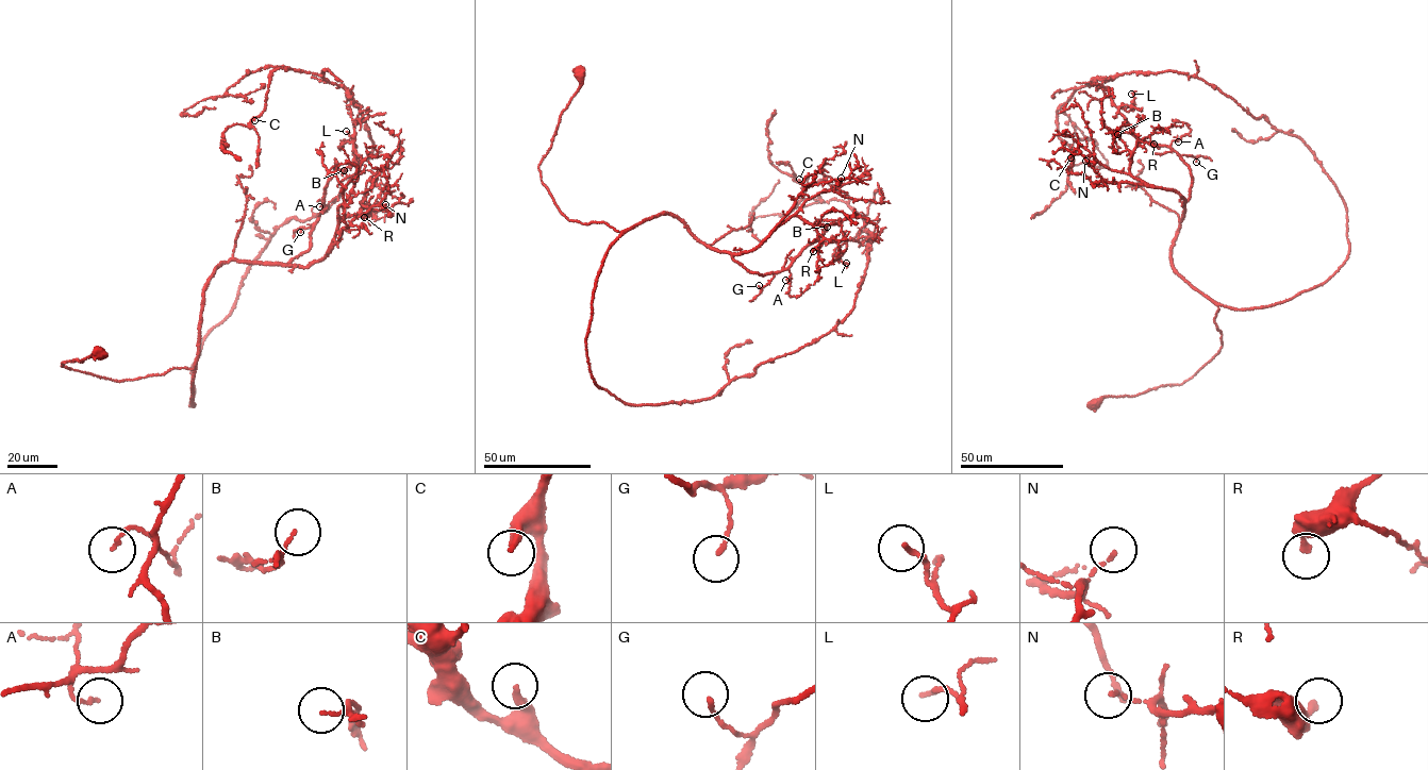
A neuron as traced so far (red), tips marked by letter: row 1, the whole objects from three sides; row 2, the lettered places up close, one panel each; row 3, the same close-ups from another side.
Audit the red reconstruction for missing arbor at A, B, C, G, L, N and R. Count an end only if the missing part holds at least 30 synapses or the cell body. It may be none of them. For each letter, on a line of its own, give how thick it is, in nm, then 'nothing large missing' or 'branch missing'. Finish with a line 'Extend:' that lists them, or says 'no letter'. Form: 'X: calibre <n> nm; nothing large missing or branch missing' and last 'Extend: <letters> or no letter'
A: calibre 120 nm; nothing large missing
B: calibre 70 nm; nothing large missing
C: calibre 260 nm; nothing large missing
G: calibre 130 nm; nothing large missing
L: calibre 170 nm; nothing large missing
N: calibre 100 nm; nothing large missing
R: calibre 200 nm; nothing large missing
Extend: no letter

